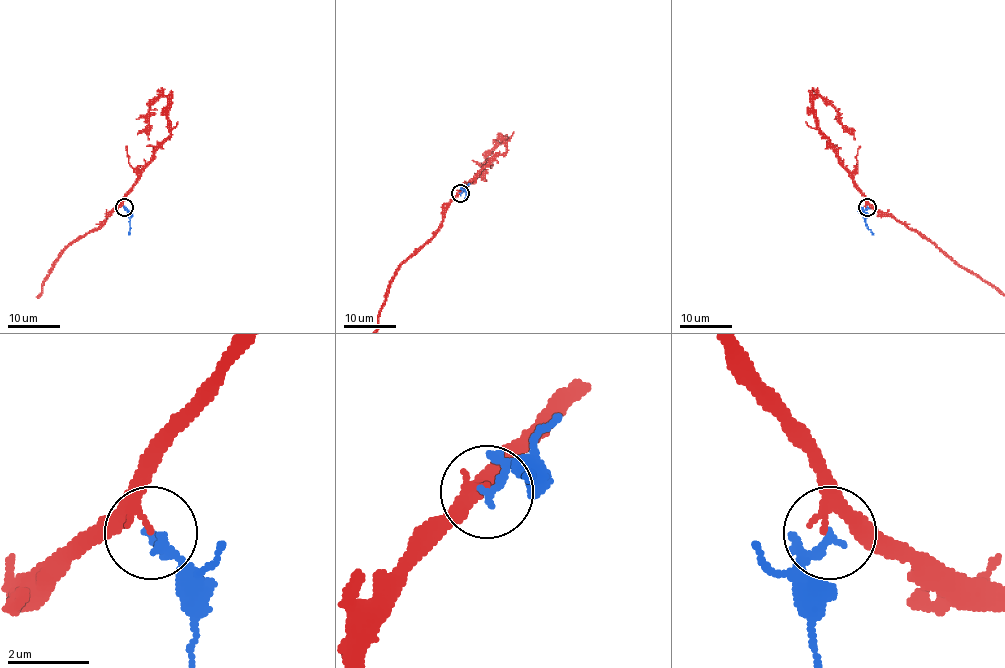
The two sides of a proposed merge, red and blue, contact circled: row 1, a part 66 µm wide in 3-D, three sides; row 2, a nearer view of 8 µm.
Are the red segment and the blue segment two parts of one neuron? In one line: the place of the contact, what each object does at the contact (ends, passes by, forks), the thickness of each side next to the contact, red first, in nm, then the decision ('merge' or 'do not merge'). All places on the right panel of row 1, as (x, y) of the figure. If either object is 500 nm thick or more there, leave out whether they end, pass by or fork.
at (867, 207); red ends there; blue passes by; 240 nm thick on the red side, 120 nm on the other; do not merge

